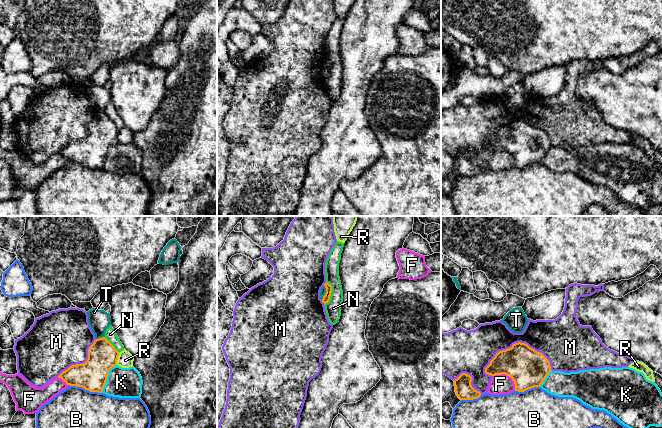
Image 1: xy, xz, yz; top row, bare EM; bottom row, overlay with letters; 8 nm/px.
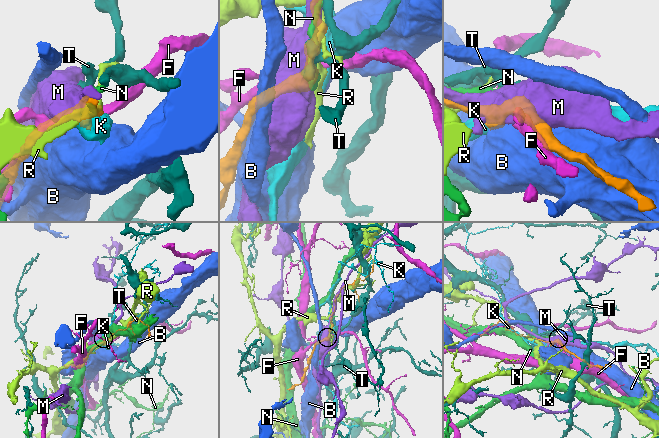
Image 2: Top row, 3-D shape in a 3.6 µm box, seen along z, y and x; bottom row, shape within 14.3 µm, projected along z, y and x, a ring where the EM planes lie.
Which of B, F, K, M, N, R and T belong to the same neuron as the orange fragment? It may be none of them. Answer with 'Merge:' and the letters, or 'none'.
Merge: none

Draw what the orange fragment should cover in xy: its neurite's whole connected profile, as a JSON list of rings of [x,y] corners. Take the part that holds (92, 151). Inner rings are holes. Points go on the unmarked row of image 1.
[[[105,113],[96,115],[88,125],[87,137],[70,142],[58,153],[67,161],[102,169],[108,148],[117,141],[118,132],[119,128]]]

